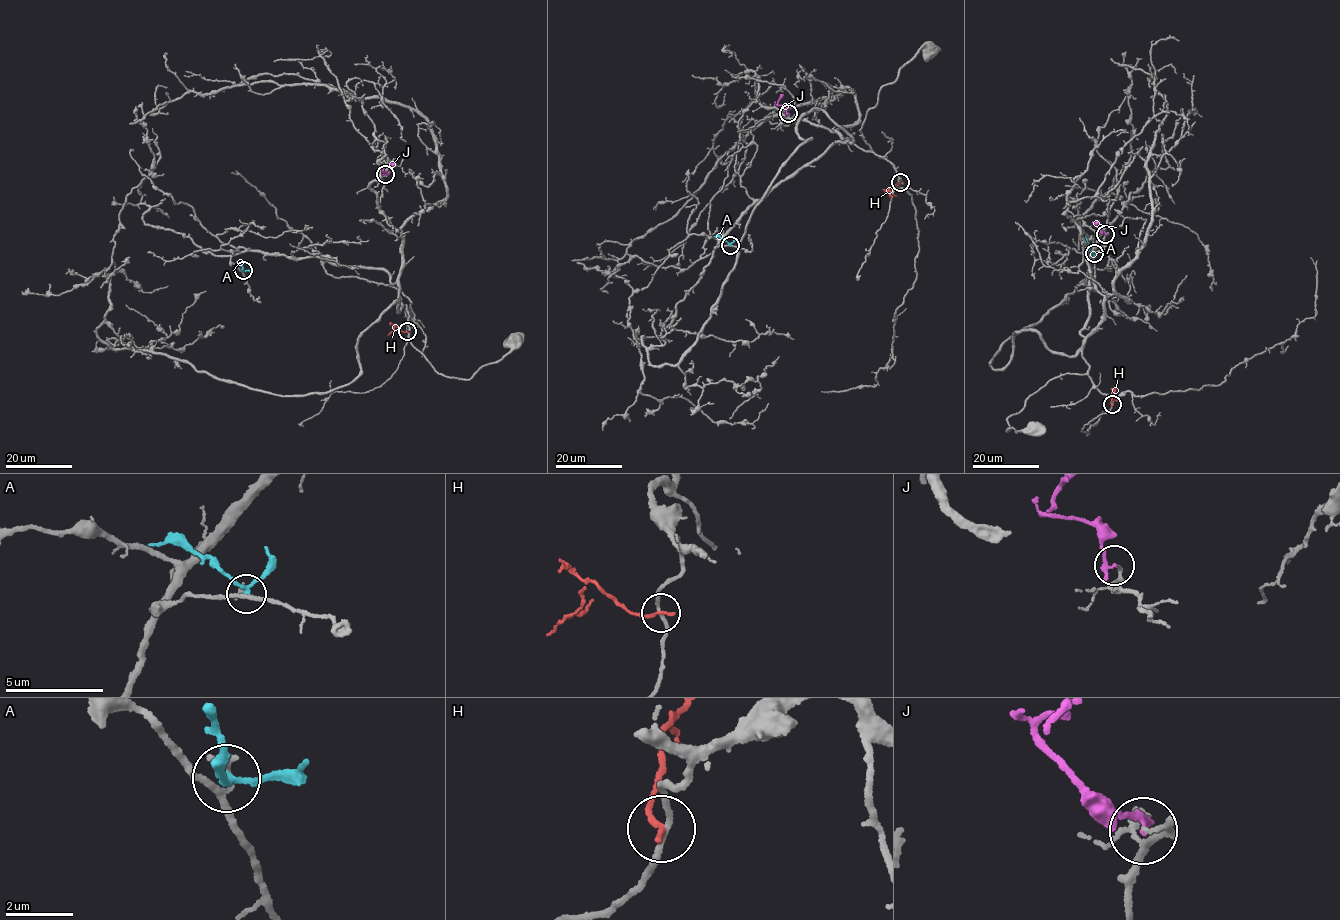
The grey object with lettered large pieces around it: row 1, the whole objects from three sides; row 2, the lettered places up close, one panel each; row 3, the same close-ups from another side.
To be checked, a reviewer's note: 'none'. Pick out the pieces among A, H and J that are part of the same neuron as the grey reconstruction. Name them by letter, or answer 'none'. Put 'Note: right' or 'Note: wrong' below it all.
none
Note: right

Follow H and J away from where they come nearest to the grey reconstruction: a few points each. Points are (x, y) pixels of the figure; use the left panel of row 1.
H: (407, 331), (396, 326), (391, 332), (395, 329)
J: (386, 175), (382, 170), (395, 162)

